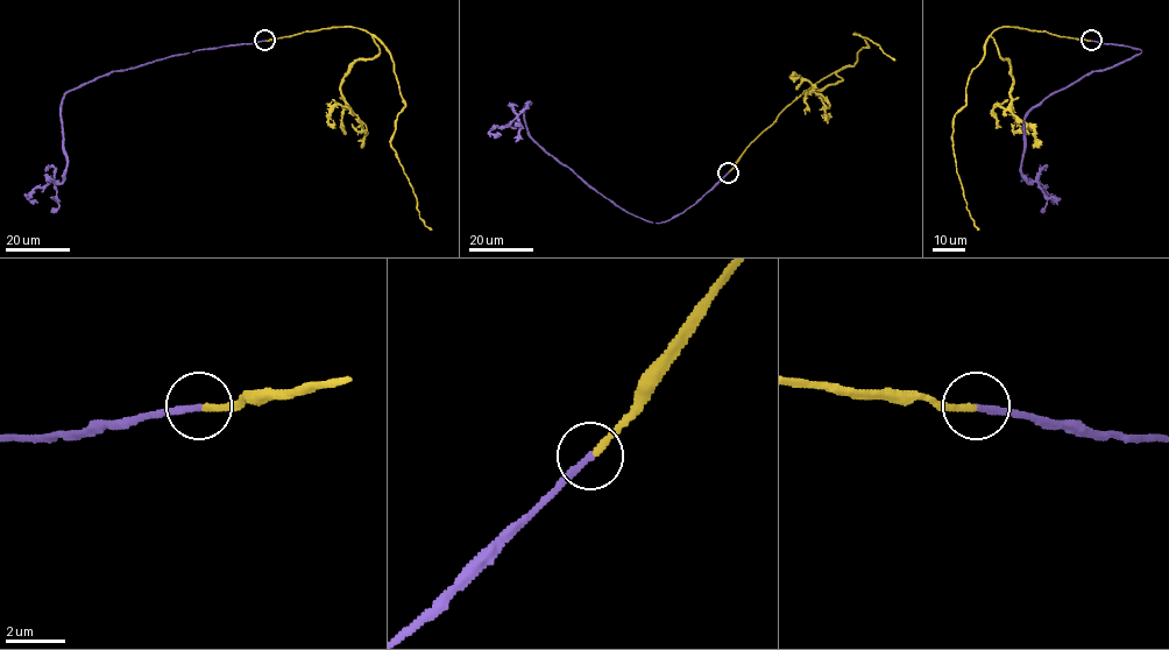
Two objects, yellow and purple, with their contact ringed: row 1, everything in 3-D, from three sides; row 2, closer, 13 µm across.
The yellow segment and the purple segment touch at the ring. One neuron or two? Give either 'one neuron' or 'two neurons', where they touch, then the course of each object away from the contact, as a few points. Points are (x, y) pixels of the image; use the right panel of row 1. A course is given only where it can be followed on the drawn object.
one neuron; at (1091, 40); yellow runs (1091, 40), (1010, 26), (986, 40), (953, 132), (956, 171), (978, 230); purple runs (1091, 40), (1141, 53), (1092, 71), (1049, 94), (1026, 115), (1020, 174), (1027, 182), (1046, 188), (1054, 203)

